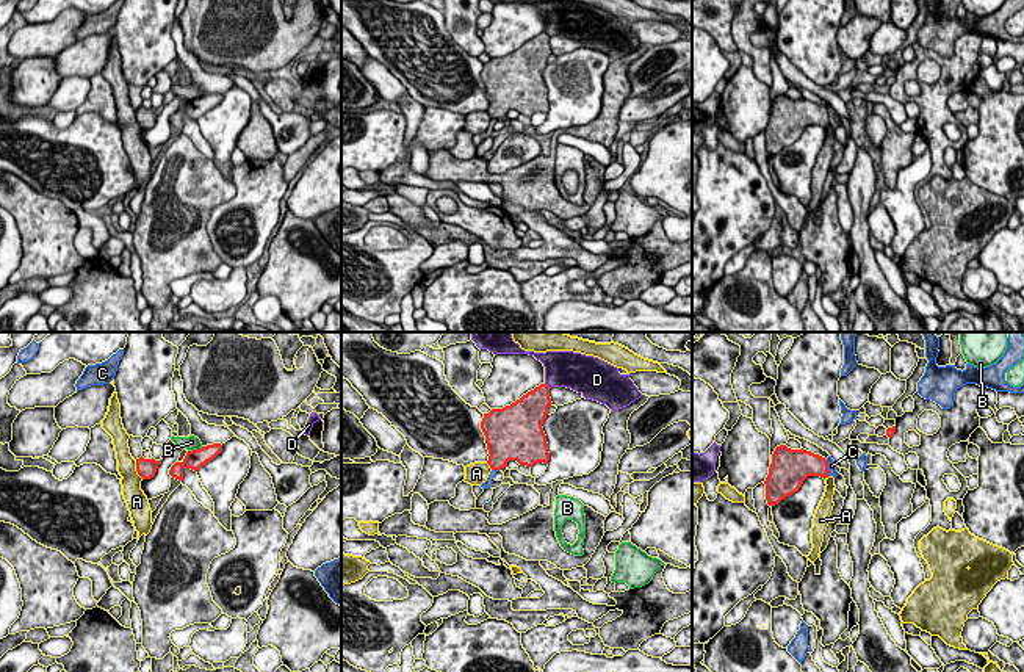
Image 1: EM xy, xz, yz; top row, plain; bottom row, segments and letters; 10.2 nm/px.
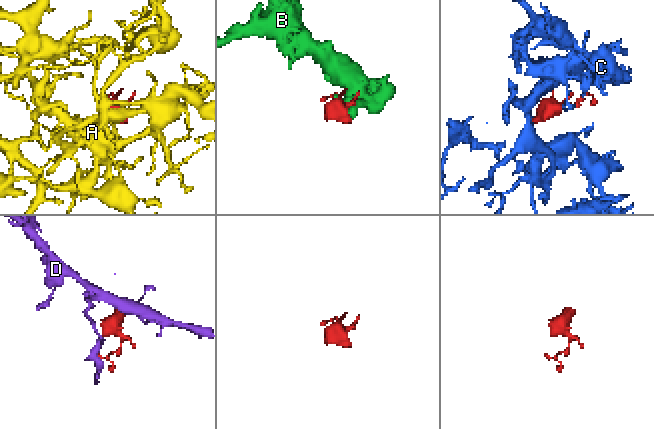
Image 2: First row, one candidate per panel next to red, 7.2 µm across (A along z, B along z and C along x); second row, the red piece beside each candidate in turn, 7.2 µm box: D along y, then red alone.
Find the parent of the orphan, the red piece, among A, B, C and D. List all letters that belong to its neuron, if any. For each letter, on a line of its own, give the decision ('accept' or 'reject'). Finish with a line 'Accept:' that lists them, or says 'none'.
A: accept
B: reject
C: reject
D: reject
Accept: A

